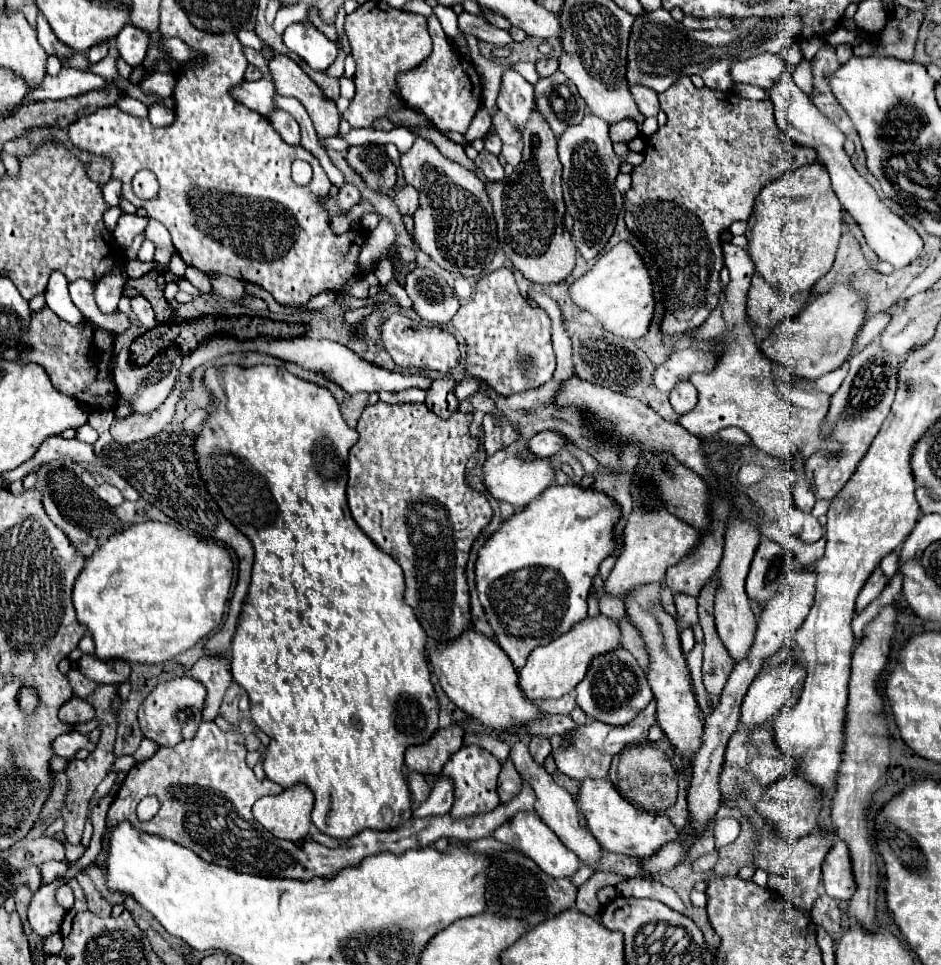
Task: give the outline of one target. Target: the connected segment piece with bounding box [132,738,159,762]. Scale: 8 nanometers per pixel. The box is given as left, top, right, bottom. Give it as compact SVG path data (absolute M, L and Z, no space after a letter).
M143 738L139 748L132 755L137 762L145 761L154 755L154 753L159 748L154 741Z

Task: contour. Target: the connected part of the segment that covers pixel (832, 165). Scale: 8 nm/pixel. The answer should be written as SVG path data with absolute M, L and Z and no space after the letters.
M788 69L780 83L772 87L770 91L770 101L774 105L774 115L778 127L796 143L802 147L812 147L818 155L818 161L826 165L834 193L838 195L842 207L860 223L862 233L866 237L868 247L886 263L890 263L894 269L902 269L908 263L912 263L918 257L918 249L922 249L922 239L918 233L904 223L904 219L896 213L892 213L876 195L876 191L858 175L854 165L850 163L850 157L844 153L844 135L840 129L836 129L808 99L808 95L794 83L792 79L792 69Z

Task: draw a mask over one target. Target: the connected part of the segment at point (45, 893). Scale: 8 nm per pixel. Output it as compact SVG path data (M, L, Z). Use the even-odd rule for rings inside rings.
M58 879L50 885L44 885L32 897L32 903L28 909L28 923L30 923L30 929L42 939L60 931L62 919L66 915L66 911L54 901L54 891L62 883L64 883L64 879Z

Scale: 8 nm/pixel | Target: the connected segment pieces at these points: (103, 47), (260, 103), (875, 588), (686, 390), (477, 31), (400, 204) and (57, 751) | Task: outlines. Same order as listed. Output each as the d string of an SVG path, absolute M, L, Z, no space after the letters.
M102 41L102 43L98 43L98 45L94 45L94 47L90 47L90 51L88 51L88 59L94 63L98 63L100 59L104 59L108 55L108 41Z
M268 79L244 81L240 87L232 89L232 95L240 103L244 103L246 107L258 111L264 117L268 117L270 113L278 111L276 101L274 101L274 85Z
M878 567L878 569L870 575L870 579L866 581L866 585L862 587L862 591L860 591L858 599L856 599L856 613L862 613L862 611L882 593L882 589L886 587L886 583L888 583L888 579L886 579L886 575L882 573L882 569Z
M688 381L678 383L674 391L670 391L670 405L678 415L690 413L696 407L696 403L698 403L698 391Z
M466 11L458 17L458 27L462 33L470 33L480 41L488 41L488 43L502 45L502 47L506 45L506 31L504 29L498 29L496 25L490 25L484 19L474 17Z
M404 185L398 191L394 191L392 199L394 199L394 205L402 217L414 215L414 211L418 209L418 191L410 185Z
M76 731L74 733L64 733L58 739L54 739L54 743L52 743L54 755L64 757L64 759L74 757L80 749L87 749L89 752L92 752L95 747L96 745L88 737L76 733Z

